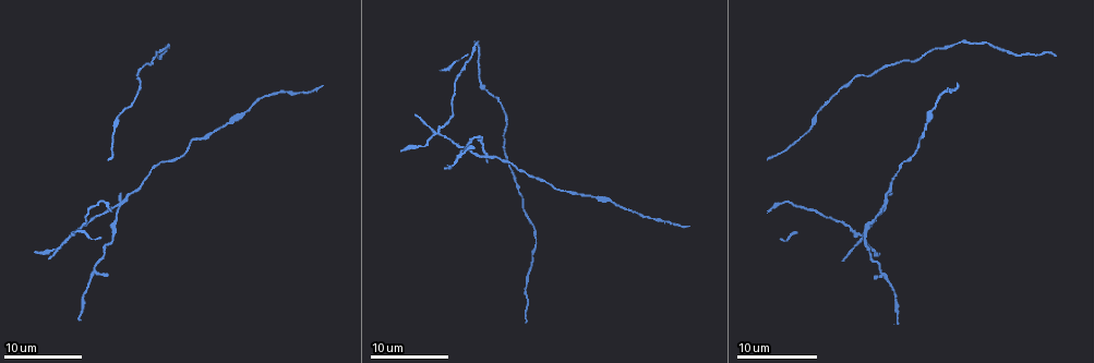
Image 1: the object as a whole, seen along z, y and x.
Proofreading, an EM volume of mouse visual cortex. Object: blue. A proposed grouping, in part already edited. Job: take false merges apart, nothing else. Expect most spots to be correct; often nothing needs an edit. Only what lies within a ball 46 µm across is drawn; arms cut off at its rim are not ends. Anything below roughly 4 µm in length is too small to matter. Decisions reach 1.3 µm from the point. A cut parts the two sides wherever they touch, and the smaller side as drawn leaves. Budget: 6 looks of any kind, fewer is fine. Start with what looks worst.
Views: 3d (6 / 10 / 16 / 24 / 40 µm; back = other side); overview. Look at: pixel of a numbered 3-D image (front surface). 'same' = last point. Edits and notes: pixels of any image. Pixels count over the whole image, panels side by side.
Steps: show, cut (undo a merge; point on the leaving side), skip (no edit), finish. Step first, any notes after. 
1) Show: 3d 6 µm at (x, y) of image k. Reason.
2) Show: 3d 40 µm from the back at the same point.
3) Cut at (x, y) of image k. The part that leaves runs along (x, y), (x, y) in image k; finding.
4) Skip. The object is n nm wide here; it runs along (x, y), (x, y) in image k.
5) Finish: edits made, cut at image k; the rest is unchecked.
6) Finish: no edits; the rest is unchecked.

Show: 3d 10 µm at (437, 132) of image 1. Arms run side by side.

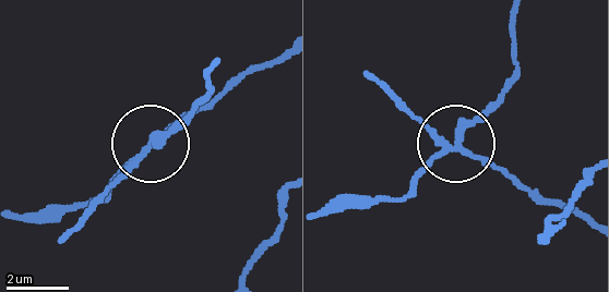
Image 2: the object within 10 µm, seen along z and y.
Cut at (420, 169) of image 2. The part that leaves runs along (455, 148), (513, 73), (515, 10) in image 2; two neurons meet here.

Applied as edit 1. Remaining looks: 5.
Show: 3d 10 µm at (117, 206) of image 1. Thin arm on a thick one.

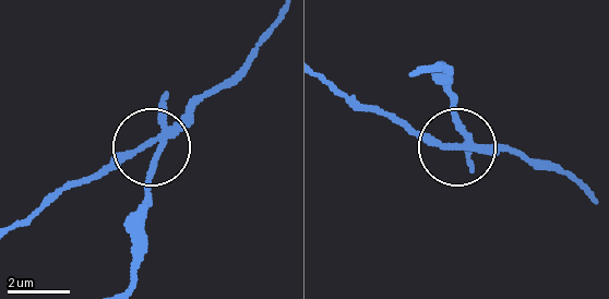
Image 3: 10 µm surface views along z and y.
Show: 3d 10 µm from the back at (452, 145) of image 3. Other side.

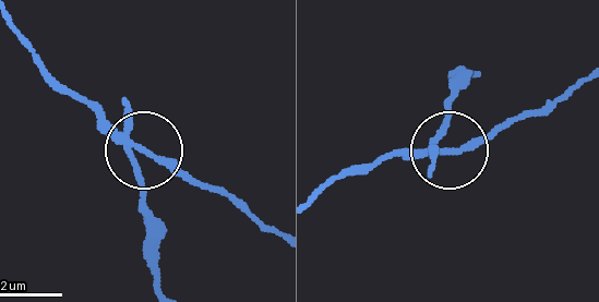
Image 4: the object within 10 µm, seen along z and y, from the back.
Cut at (124, 97) of image 4. 3 arms meet here; the part that leaves runs along (122, 141), (138, 178), (153, 279) in image 4; two neurons meet here.

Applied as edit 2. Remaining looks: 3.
Show: overview.

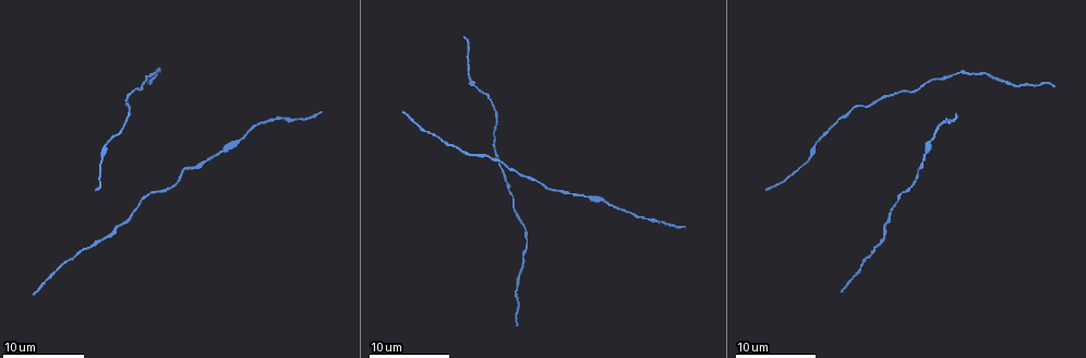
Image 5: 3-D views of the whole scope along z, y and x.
Show: 3d 10 µm at (928, 144) of image 5. Thick turns thin.

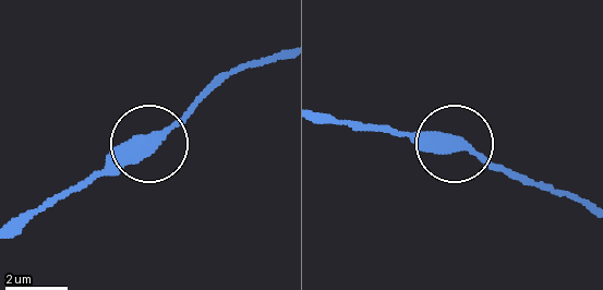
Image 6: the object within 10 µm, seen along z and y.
Skip. The object is 350 nm wide here; continuous, no second neuron.

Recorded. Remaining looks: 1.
Finish: edits made, cut at image 2, cut at image 4; the rest is unchecked.

